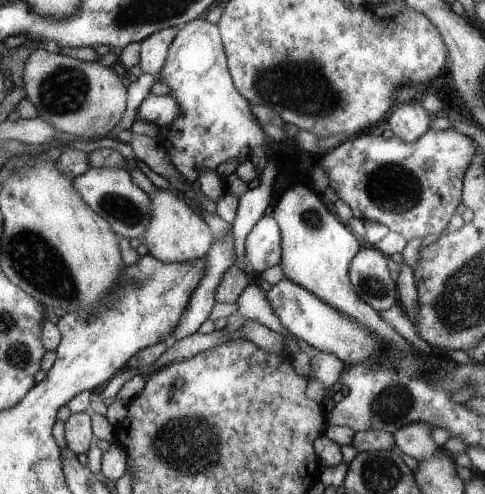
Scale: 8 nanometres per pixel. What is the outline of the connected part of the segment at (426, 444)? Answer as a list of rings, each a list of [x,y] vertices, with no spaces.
[[[412,422],[393,435],[395,446],[418,462],[428,460],[440,449],[432,439],[432,428],[428,422]]]

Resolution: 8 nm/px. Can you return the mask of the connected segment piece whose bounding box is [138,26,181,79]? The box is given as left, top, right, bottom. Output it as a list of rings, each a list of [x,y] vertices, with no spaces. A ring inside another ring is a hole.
[[[180,26],[166,28],[140,43],[138,66],[144,74],[151,74],[156,79],[156,76],[162,72],[168,61],[169,47],[173,45],[179,29],[181,30]]]

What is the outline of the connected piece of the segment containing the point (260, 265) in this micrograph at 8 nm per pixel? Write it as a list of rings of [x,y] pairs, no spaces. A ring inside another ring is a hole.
[[[264,215],[246,238],[246,262],[261,274],[267,268],[280,265],[281,234],[276,220]]]

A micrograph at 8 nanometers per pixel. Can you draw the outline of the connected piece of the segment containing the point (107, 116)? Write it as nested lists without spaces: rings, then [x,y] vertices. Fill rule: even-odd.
[[[54,48],[32,51],[24,64],[23,84],[26,98],[34,104],[38,110],[38,116],[71,138],[98,140],[100,136],[108,136],[118,126],[118,122],[126,112],[126,88],[112,68],[106,68],[98,64],[98,61],[76,60],[56,52]]]

